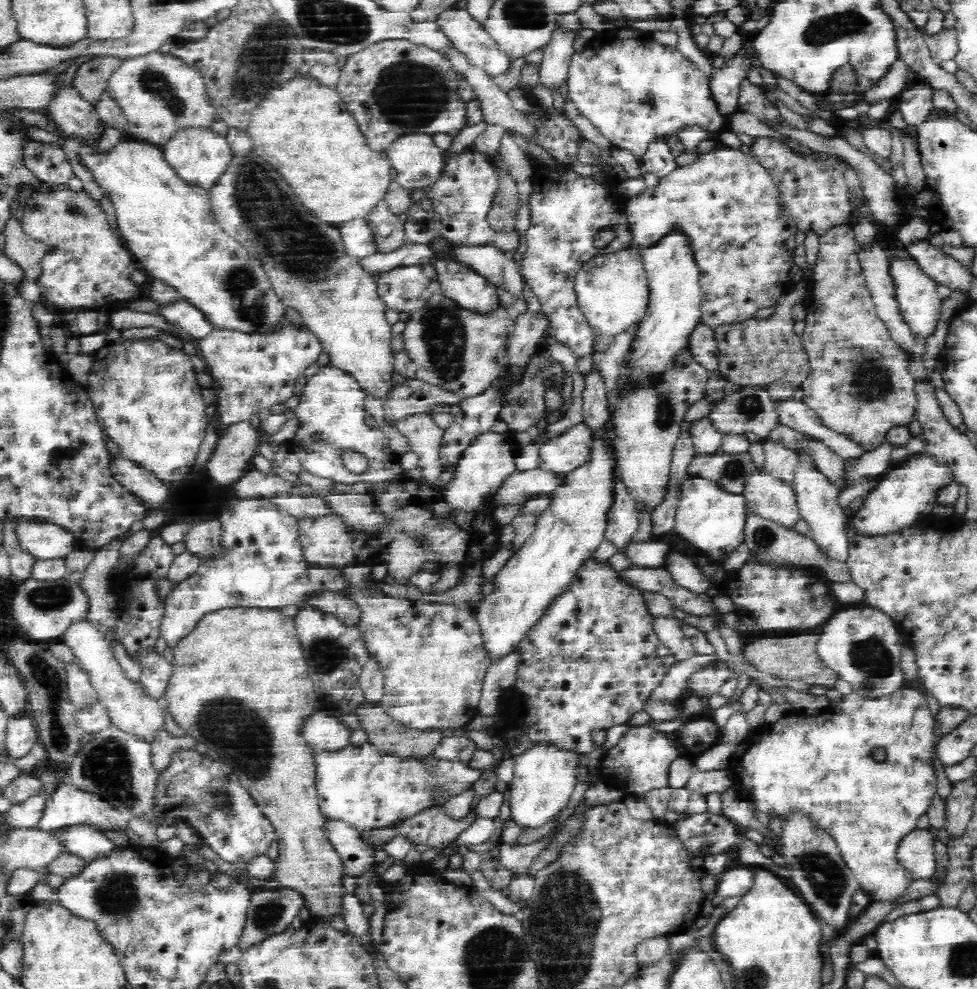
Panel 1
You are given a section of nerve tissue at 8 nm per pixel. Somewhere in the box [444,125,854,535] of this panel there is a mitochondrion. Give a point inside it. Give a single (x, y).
(749, 405)

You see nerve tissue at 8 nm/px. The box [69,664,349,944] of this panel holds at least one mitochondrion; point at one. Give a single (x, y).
(231, 723)

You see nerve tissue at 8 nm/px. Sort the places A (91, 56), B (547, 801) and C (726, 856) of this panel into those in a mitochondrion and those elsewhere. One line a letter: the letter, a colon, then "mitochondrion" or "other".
A: other
B: other
C: other

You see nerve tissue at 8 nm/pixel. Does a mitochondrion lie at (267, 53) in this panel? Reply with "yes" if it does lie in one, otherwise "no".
yes

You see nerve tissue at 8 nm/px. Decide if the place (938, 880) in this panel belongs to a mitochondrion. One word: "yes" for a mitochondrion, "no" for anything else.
no

